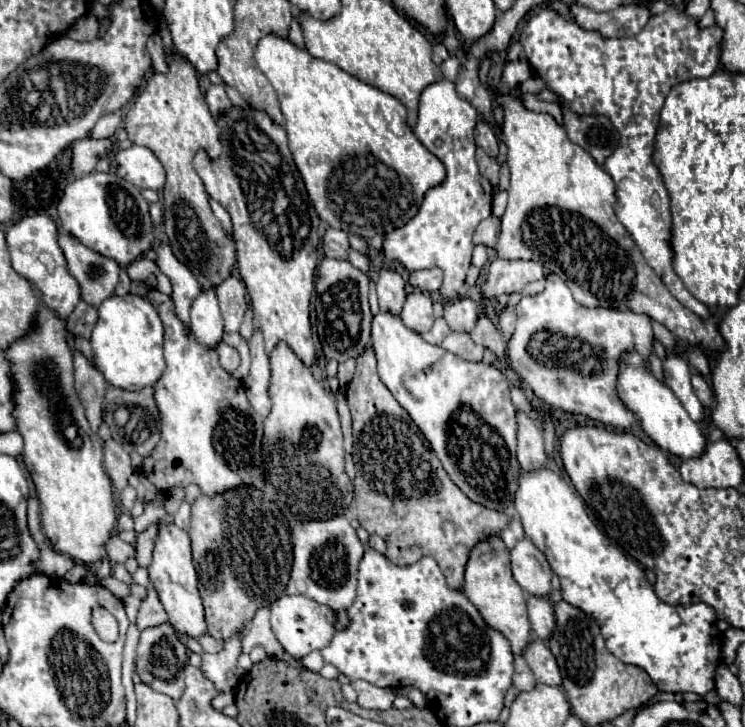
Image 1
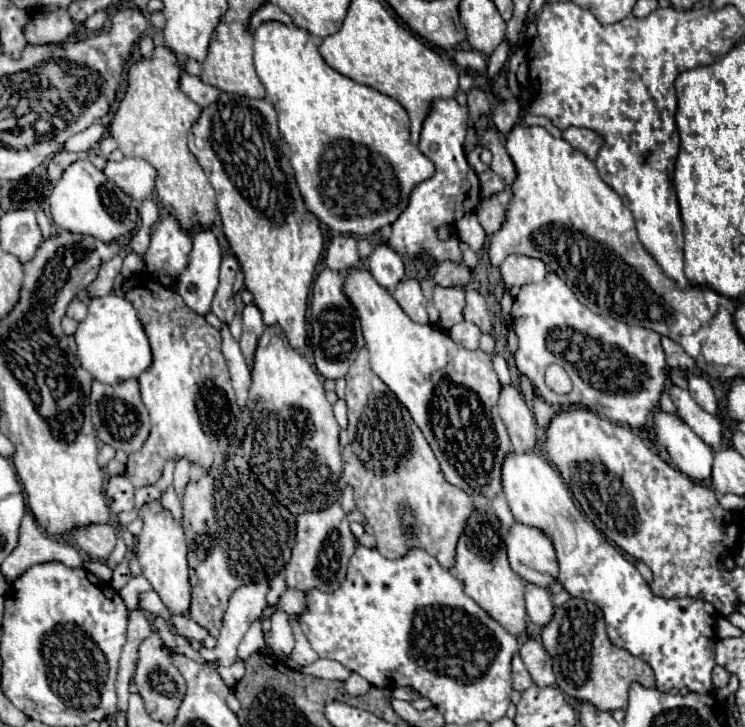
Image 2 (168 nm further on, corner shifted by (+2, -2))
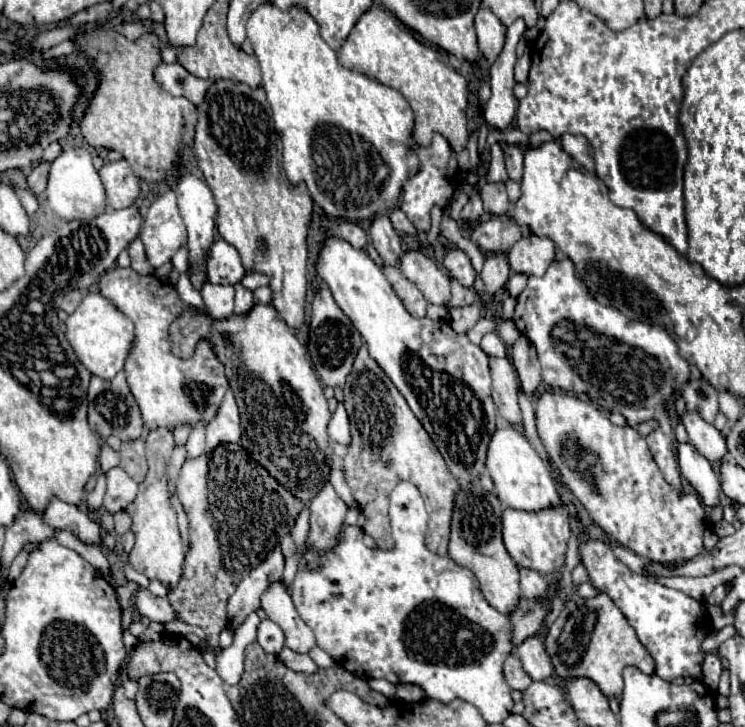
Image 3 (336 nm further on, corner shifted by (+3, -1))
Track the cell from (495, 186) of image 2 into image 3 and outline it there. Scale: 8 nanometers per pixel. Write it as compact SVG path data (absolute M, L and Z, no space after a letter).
M492 151L490 169L488 169L488 177L486 179L490 183L498 183L498 181L506 181L508 179L508 173L506 173L506 167L504 167L504 155L500 151Z

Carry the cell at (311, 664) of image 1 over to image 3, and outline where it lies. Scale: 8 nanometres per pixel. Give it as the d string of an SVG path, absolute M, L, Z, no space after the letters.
M284 581L270 583L266 593L262 595L262 609L268 619L272 619L286 635L286 647L290 647L296 653L308 653L314 645L314 633L310 627L302 621L298 611L294 609L292 597L284 585Z

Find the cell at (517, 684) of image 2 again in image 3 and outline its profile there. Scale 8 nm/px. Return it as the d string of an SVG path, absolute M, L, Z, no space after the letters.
M508 655L506 657L506 663L504 663L504 679L506 679L506 683L512 689L518 689L518 691L524 691L532 683L532 679L526 675L526 671L522 669L520 661L514 655Z

